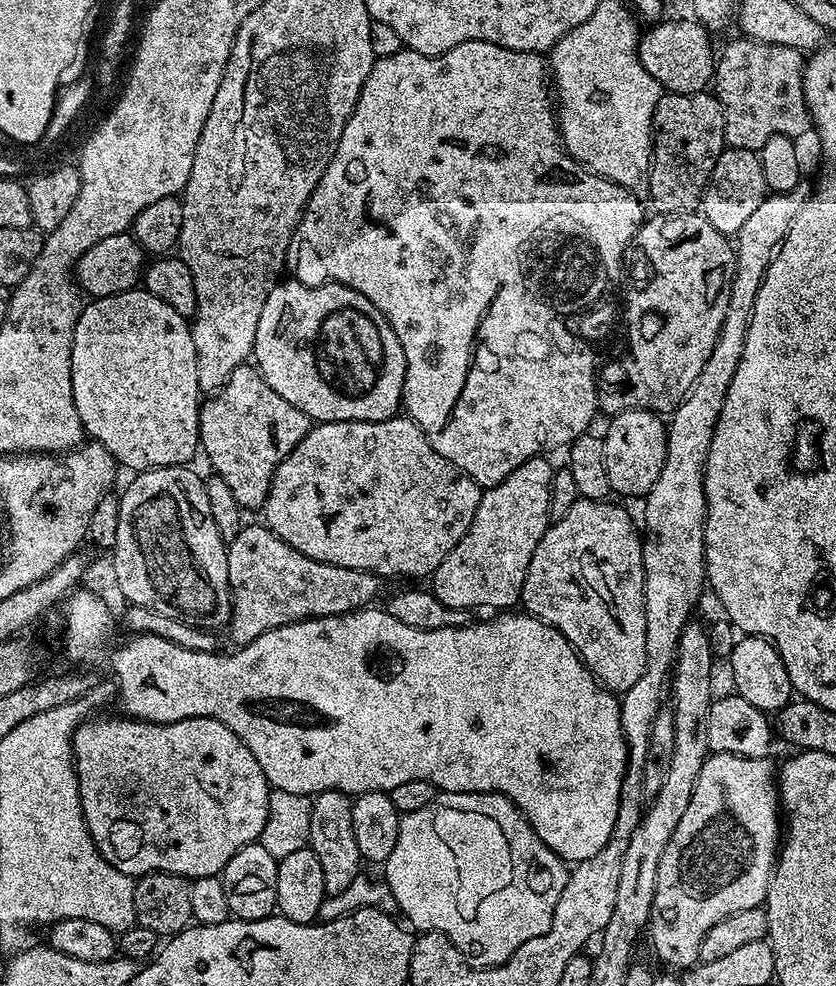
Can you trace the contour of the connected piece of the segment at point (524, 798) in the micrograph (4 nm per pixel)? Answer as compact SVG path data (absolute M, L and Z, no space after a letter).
M369 606L343 616L318 616L310 620L299 620L281 628L262 634L254 642L237 647L229 656L220 656L219 651L199 652L186 650L186 646L174 646L166 638L133 635L112 656L112 668L120 683L120 704L129 717L147 720L150 724L169 724L189 720L195 716L208 716L226 725L238 734L245 746L258 758L258 766L266 774L269 785L275 790L286 790L286 794L302 794L311 797L317 792L364 792L391 793L394 786L402 782L425 780L440 792L497 792L513 800L516 809L530 822L534 834L554 850L554 854L565 862L578 862L594 858L610 838L614 830L614 818L618 818L618 794L622 794L622 778L628 765L628 747L622 734L620 701L609 692L595 674L584 664L583 658L572 649L568 639L558 630L536 616L508 610L497 620L484 620L481 624L469 622L454 628L418 630L398 622L383 607Z

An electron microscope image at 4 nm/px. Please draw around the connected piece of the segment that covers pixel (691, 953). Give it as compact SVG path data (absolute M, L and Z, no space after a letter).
M713 752L702 762L698 782L694 782L694 794L690 794L690 806L686 806L686 814L674 826L662 862L658 862L658 886L654 886L654 906L646 936L652 939L652 948L662 963L679 970L693 967L700 959L698 946L702 946L702 938L710 926L722 922L722 918L730 918L730 914L759 908L767 901L782 843L778 772L770 761Z

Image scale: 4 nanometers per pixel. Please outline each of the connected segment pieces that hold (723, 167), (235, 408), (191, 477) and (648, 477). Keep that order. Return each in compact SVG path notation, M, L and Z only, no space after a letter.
M725 147L724 153L718 158L718 162L710 174L708 185L704 187L702 214L708 219L710 226L714 226L714 230L718 230L724 236L732 238L735 237L738 230L742 230L743 224L750 219L750 214L758 207L758 202L764 200L765 195L766 189L764 179L762 178L762 162L759 155L750 150Z
M248 362L238 366L226 386L209 395L200 406L200 448L212 463L211 471L230 486L234 502L242 510L263 509L273 474L312 427L313 420L298 406L290 406L282 394L270 390L259 368Z
M173 466L171 468L150 468L147 472L135 473L131 478L132 481L128 484L128 489L125 492L119 493L120 497L120 509L118 510L118 538L116 544L110 550L110 556L112 556L112 572L116 575L116 584L120 587L122 595L128 599L129 605L137 604L138 606L146 606L146 610L158 610L158 614L166 614L166 618L174 618L179 620L181 624L193 624L199 628L206 628L209 630L220 630L227 625L228 621L232 619L232 591L228 589L230 586L230 570L228 569L228 545L222 538L222 534L218 534L218 526L214 522L214 514L210 514L210 498L206 498L206 490L204 489L204 480L202 476L199 476L196 472L191 472L191 467L188 466Z
M624 408L602 432L606 450L606 470L613 493L643 498L658 482L662 466L666 462L668 429L657 413L646 408Z

